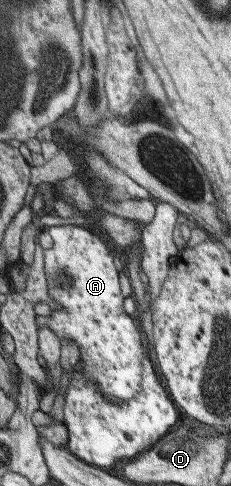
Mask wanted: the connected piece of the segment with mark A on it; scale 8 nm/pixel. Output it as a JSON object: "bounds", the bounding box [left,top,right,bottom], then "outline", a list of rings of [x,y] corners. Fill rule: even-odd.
{"bounds":[36,225,178,468],"outline":[[[60,225],[48,228],[54,242],[52,248],[43,249],[45,256],[44,275],[48,295],[60,304],[60,310],[52,310],[51,316],[36,315],[37,328],[50,328],[59,339],[73,340],[80,350],[80,364],[71,373],[70,385],[64,403],[64,422],[69,432],[68,450],[80,460],[99,468],[112,466],[120,458],[132,458],[144,450],[150,450],[158,436],[164,436],[178,420],[178,412],[160,384],[150,359],[144,360],[142,336],[136,322],[124,312],[124,296],[118,280],[118,270],[112,262],[112,254],[106,244],[79,225]],[[57,277],[71,277],[71,284],[62,285]]]}

